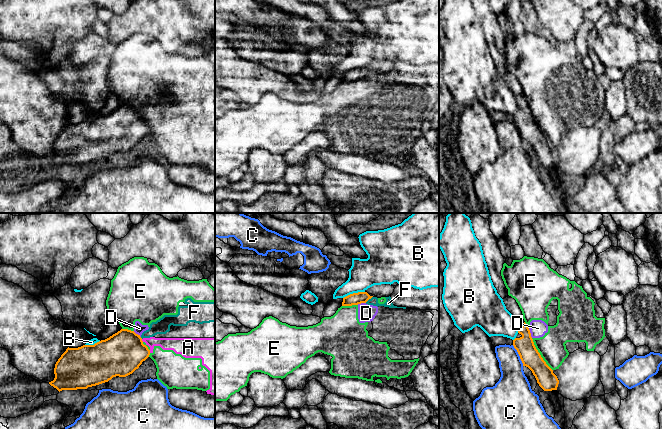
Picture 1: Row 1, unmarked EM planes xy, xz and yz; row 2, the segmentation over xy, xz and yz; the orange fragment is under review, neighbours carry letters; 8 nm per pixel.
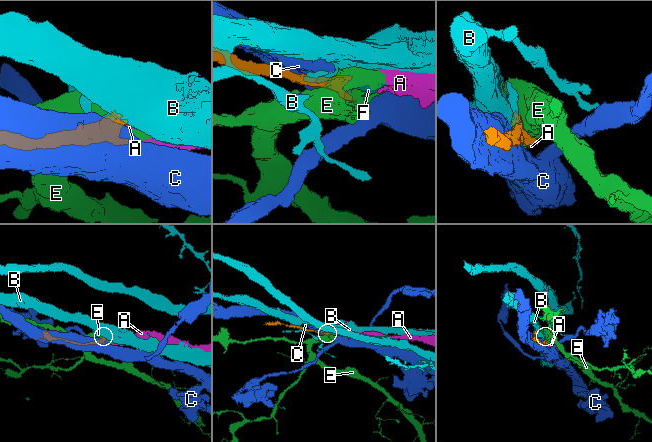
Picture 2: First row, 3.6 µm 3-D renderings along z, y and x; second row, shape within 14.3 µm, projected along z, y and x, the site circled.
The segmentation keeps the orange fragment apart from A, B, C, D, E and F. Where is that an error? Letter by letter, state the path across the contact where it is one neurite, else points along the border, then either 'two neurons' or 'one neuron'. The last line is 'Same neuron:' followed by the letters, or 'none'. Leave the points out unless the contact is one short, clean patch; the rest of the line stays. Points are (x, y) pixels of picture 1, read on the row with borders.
A: along xy (141, 339), (143, 341) | two neurons
B: two neurons
C: two neurons
D: along yz (528, 328), (532, 337) | two neurons
E: two neurons
F: along xz (372, 296), (365, 302) | two neurons
Same neuron: none

